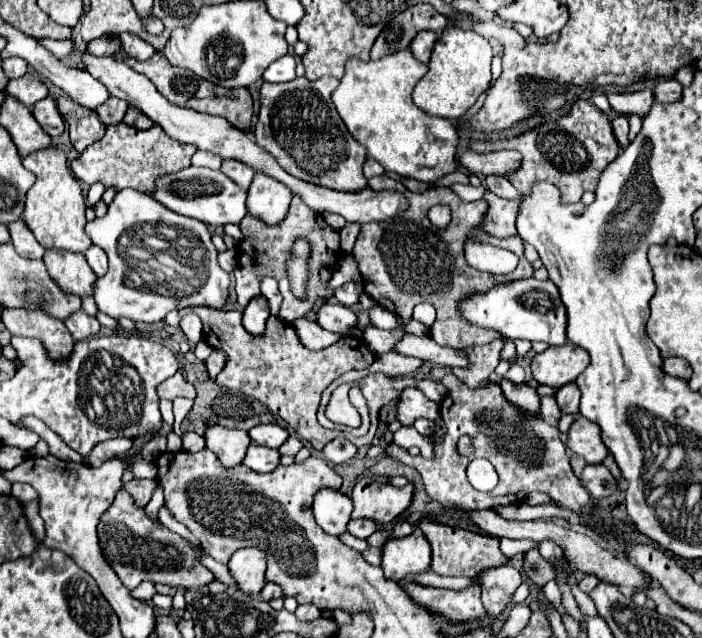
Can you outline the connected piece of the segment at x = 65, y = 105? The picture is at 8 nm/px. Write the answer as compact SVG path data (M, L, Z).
M68 96L56 98L56 106L58 106L62 118L68 122L70 140L78 152L82 152L90 142L96 142L96 140L100 140L100 136L104 136L106 126L100 118L96 118L96 114L92 110L82 108Z

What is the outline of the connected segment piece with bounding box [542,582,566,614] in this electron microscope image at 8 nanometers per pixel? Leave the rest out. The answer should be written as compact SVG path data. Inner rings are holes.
M546 582L546 584L542 586L542 592L544 592L544 596L556 606L556 610L558 610L560 614L566 612L566 610L560 606L560 590L558 590L558 584L556 584L556 582Z

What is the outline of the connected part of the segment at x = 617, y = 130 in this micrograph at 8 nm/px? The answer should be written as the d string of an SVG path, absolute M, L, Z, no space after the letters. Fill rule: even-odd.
M618 116L612 120L612 130L614 130L614 136L620 144L620 150L624 150L628 146L628 118L626 116Z

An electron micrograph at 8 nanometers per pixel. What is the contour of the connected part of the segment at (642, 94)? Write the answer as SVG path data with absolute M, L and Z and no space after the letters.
M640 90L640 92L608 94L608 102L620 114L638 114L644 118L654 104L654 92L652 90Z

